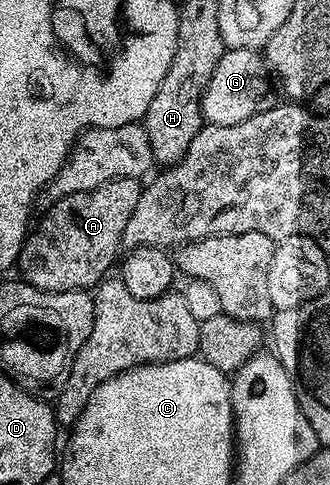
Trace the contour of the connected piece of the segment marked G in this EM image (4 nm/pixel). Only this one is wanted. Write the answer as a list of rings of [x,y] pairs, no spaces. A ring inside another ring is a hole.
[[[227,49],[213,67],[213,75],[209,75],[209,83],[205,87],[203,98],[199,100],[199,110],[203,112],[204,122],[217,127],[233,127],[233,123],[249,119],[264,104],[267,81],[269,82],[269,70],[260,50]]]

